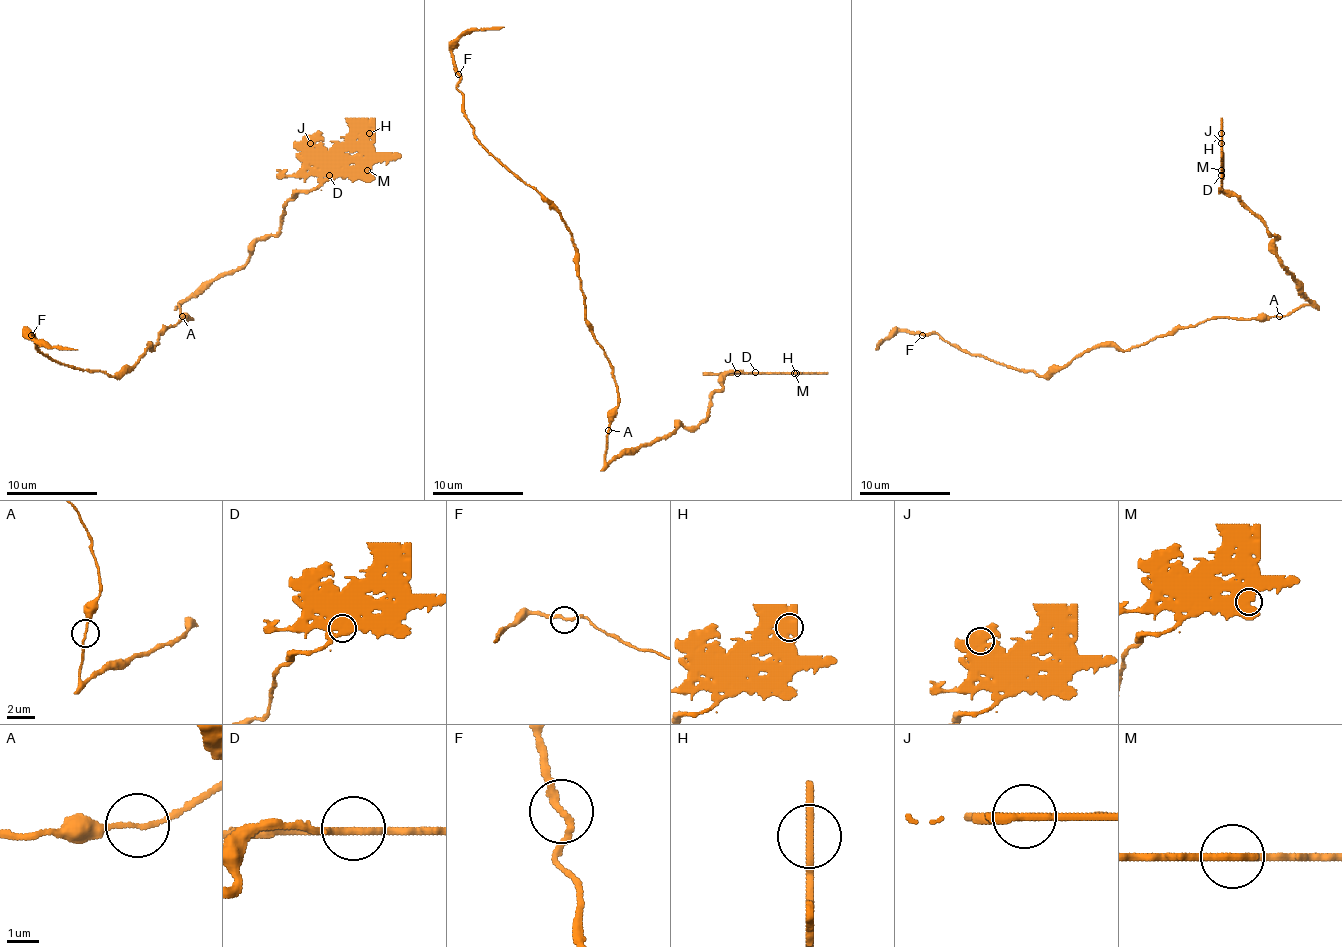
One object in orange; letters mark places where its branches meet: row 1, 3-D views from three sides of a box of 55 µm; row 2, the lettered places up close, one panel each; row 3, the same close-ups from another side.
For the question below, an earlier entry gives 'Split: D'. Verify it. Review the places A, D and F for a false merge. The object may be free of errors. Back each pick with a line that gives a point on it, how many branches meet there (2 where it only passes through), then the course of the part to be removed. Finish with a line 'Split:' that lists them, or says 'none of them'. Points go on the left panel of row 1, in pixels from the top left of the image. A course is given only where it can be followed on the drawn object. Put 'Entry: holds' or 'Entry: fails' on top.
Entry: holds
D: (329, 175) | 1 | (328, 174), (365, 172), (374, 163), (394, 161), (401, 154)
Split: D

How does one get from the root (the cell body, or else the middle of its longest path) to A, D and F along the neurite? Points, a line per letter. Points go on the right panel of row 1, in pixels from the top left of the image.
A: (1196, 325), (1210, 318), (1278, 316)
D: (1196, 325), (1210, 318), (1287, 316), (1310, 302), (1278, 261), (1276, 238), (1235, 195), (1221, 190), (1221, 174)
F: (1196, 325), (1176, 327), (1125, 350), (1094, 345), (1043, 375), (1007, 368), (955, 348), (936, 334), (923, 334)

